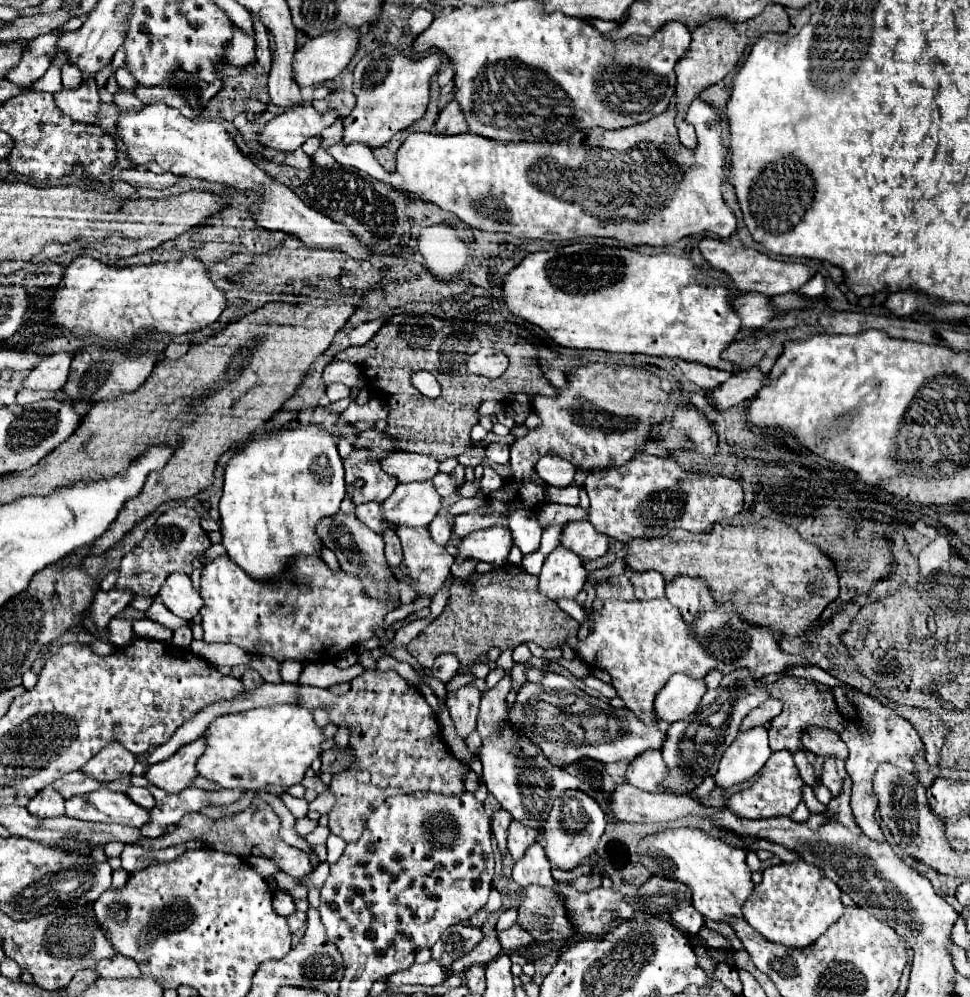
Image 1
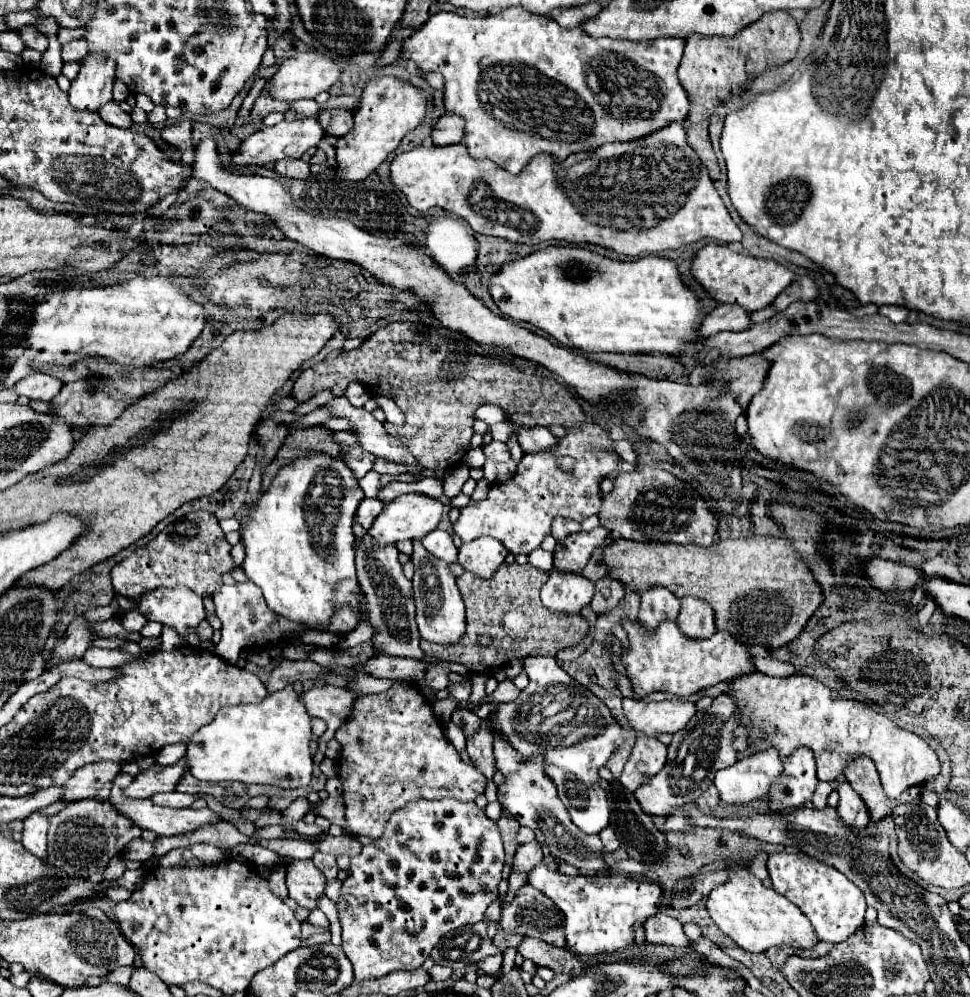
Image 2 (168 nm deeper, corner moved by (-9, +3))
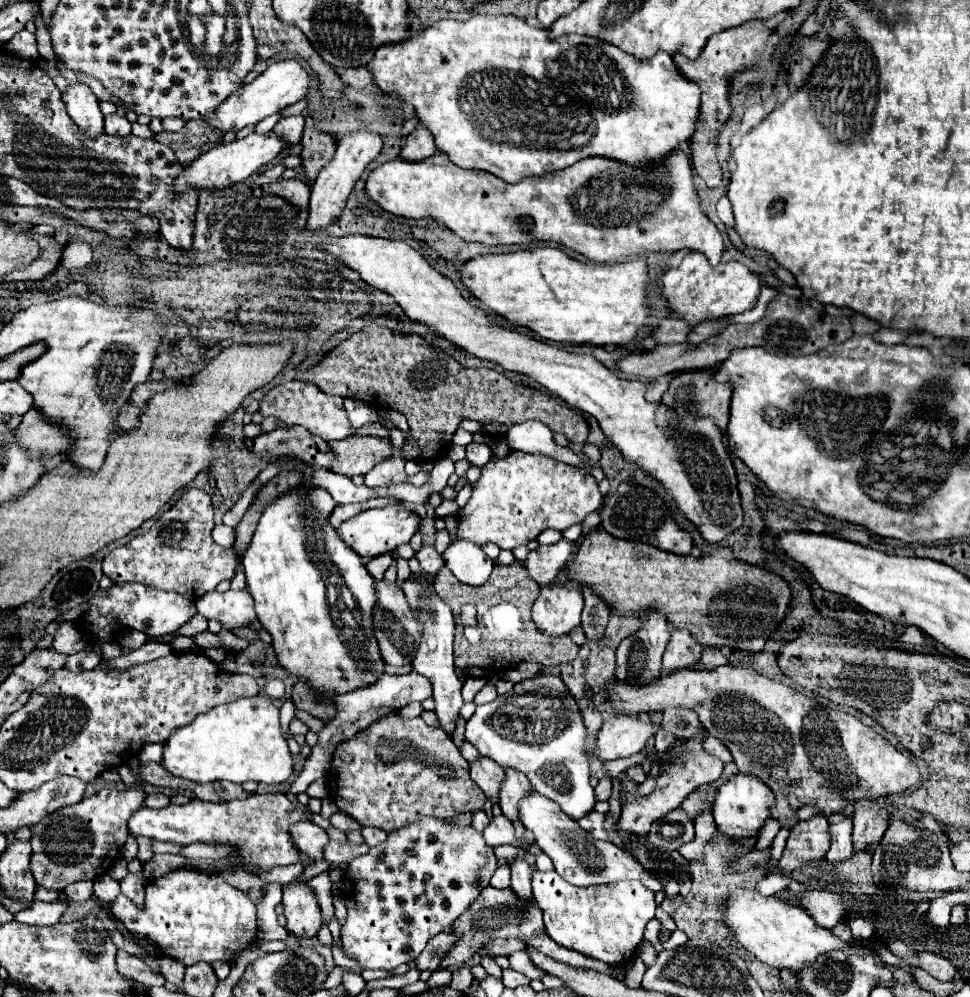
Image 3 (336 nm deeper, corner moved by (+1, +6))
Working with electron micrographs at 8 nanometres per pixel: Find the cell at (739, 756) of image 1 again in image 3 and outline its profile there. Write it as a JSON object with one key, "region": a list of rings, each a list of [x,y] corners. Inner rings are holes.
{"region":[[[738,773],[726,785],[718,787],[718,797],[714,801],[714,821],[716,821],[716,827],[726,837],[730,837],[734,841],[758,837],[760,829],[764,827],[764,823],[772,817],[770,807],[774,807],[774,803],[776,801],[774,801],[772,791],[760,779],[756,779],[752,775]]]}

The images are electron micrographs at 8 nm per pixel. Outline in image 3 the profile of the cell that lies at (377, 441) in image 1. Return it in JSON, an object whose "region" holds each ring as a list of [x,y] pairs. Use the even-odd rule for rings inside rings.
{"region":[[[278,427],[272,433],[264,433],[254,439],[244,439],[244,445],[260,457],[292,455],[324,469],[330,469],[334,459],[328,443],[312,435],[304,427],[294,427],[294,429]]]}

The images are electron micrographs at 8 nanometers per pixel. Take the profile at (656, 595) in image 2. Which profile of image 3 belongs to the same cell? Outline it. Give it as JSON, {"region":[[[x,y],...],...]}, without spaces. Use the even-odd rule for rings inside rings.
{"region":[[[648,611],[648,617],[642,619],[644,627],[640,631],[636,631],[632,637],[626,637],[616,651],[616,671],[614,677],[620,683],[628,683],[628,685],[648,685],[654,683],[660,675],[662,675],[662,653],[668,645],[670,639],[670,623],[666,623],[666,617],[656,613],[656,611]]]}

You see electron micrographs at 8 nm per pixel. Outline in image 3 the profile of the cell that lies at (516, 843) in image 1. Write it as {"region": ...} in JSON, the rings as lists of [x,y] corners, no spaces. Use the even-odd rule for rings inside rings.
{"region":[[[520,859],[510,861],[510,869],[512,869],[512,885],[510,889],[516,891],[518,899],[524,901],[532,901],[532,867]]]}

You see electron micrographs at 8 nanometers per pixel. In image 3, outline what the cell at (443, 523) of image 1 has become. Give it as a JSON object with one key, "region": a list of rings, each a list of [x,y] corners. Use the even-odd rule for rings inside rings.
{"region":[[[424,545],[418,553],[416,559],[420,563],[420,569],[426,573],[426,577],[434,577],[442,567],[444,567],[444,559],[442,555],[434,549],[434,545]]]}

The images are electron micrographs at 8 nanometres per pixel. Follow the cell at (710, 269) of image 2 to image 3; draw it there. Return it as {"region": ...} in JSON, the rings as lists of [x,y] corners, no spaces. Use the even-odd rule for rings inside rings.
{"region":[[[696,251],[686,253],[686,257],[678,267],[662,275],[660,283],[662,283],[662,297],[668,301],[668,309],[688,325],[698,325],[702,321],[712,321],[752,309],[762,287],[760,277],[748,271],[748,267],[744,267],[742,263],[730,261],[726,265],[720,263],[716,267],[710,267],[708,259]]]}

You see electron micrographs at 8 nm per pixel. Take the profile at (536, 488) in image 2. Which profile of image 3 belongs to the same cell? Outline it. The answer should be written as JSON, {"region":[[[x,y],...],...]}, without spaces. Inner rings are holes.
{"region":[[[512,451],[506,459],[490,461],[482,467],[482,475],[472,483],[472,497],[464,509],[458,511],[458,531],[456,539],[466,539],[472,543],[496,543],[500,549],[514,549],[536,539],[546,529],[564,531],[570,525],[582,523],[584,517],[604,503],[598,483],[584,469],[560,463],[546,455],[532,455],[522,451]]]}

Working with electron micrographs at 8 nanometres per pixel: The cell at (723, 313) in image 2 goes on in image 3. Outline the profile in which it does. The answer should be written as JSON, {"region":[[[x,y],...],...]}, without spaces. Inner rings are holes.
{"region":[[[668,317],[660,321],[660,325],[654,329],[652,337],[658,345],[674,345],[674,343],[686,343],[686,335],[692,327],[680,321],[678,317]]]}

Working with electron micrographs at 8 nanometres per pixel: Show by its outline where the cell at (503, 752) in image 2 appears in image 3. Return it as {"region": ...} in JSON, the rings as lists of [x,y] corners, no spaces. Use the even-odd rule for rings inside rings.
{"region":[[[506,769],[506,781],[500,789],[502,815],[510,821],[520,821],[518,803],[520,803],[520,799],[524,799],[524,795],[530,795],[530,793],[534,793],[534,787],[530,785],[528,777],[520,771]]]}

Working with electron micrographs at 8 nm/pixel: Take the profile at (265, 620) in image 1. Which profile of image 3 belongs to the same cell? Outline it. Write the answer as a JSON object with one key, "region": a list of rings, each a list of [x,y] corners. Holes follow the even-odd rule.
{"region":[[[248,589],[244,591],[208,591],[208,595],[202,595],[196,601],[196,609],[202,617],[206,619],[218,619],[222,621],[228,629],[234,627],[244,627],[252,621],[256,621],[256,611],[254,611],[254,601]]]}

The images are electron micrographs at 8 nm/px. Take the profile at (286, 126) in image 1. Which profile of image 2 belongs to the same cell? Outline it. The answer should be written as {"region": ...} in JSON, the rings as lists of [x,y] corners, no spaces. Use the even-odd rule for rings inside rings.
{"region":[[[300,118],[294,122],[282,120],[276,126],[266,126],[262,130],[254,132],[252,136],[248,136],[242,142],[240,150],[236,152],[234,164],[262,164],[262,166],[266,166],[266,164],[272,164],[282,158],[300,158],[308,148],[318,146],[322,138],[324,138],[324,130],[322,130],[322,124],[318,124],[318,118]]]}

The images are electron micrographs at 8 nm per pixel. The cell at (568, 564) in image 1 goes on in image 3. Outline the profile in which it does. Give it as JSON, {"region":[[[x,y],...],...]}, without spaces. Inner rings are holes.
{"region":[[[552,583],[540,589],[532,607],[532,621],[544,635],[568,635],[580,625],[582,607],[584,599],[580,591]]]}

